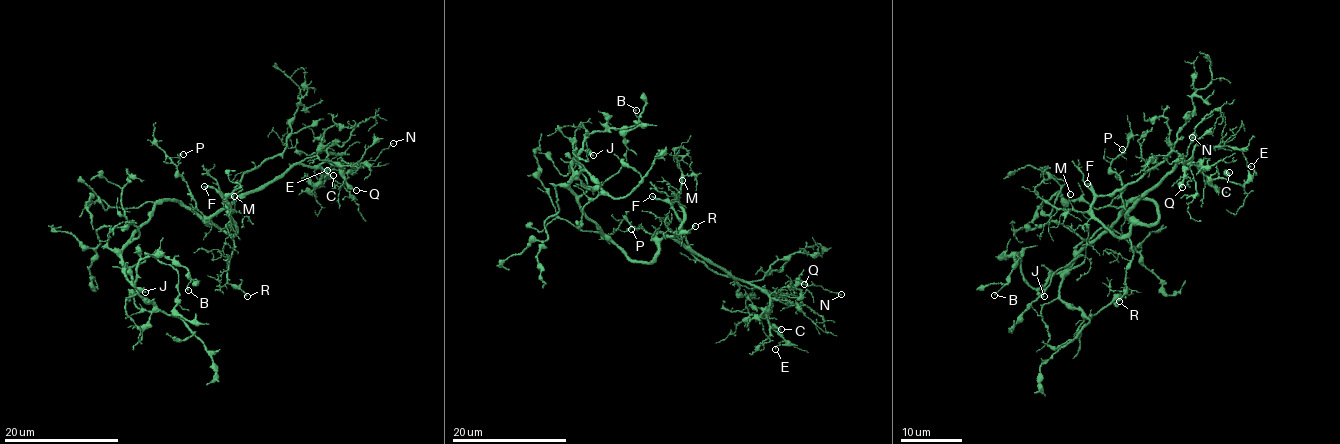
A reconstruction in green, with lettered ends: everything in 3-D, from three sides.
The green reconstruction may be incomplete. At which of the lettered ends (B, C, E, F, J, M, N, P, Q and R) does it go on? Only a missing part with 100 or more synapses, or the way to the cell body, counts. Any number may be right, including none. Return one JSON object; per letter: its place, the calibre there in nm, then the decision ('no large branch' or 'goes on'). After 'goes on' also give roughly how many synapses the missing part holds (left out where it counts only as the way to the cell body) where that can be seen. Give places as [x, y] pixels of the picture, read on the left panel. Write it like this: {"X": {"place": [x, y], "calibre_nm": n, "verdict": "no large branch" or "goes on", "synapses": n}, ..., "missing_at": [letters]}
{"B": {"place": [188, 290], "calibre_nm": 140, "verdict": "no large branch"}, "C": {"place": [333, 175], "calibre_nm": 320, "verdict": "no large branch"}, "E": {"place": [327, 170], "calibre_nm": 140, "verdict": "no large branch"}, "F": {"place": [204, 186], "calibre_nm": 240, "verdict": "goes on"}, "J": {"place": [145, 292], "calibre_nm": 200, "verdict": "no large branch"}, "M": {"place": [234, 196], "calibre_nm": 150, "verdict": "no large branch"}, "N": {"place": [393, 143], "calibre_nm": 120, "verdict": "no large branch"}, "P": {"place": [183, 154], "calibre_nm": 150, "verdict": "no large branch"}, "Q": {"place": [356, 190], "calibre_nm": 180, "verdict": "no large branch"}, "R": {"place": [247, 296], "calibre_nm": 200, "verdict": "no large branch"}, "missing_at": ["F"]}

